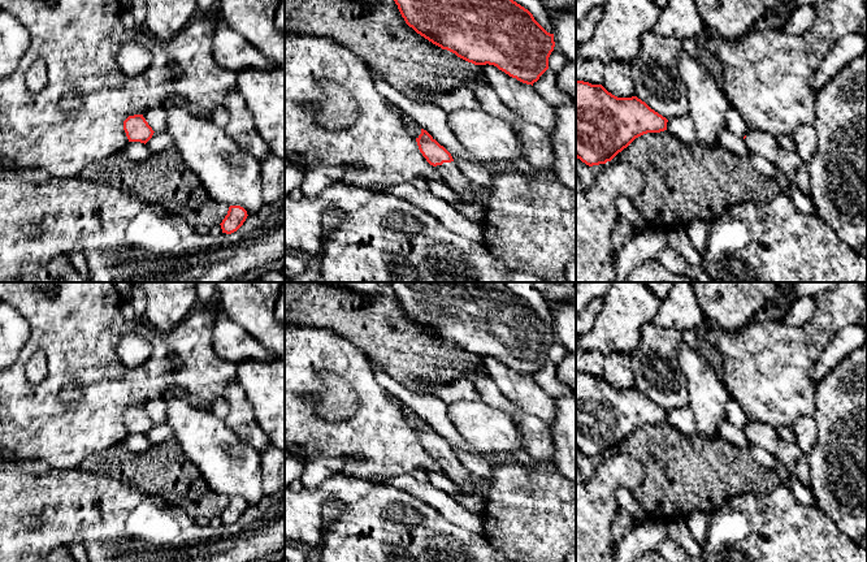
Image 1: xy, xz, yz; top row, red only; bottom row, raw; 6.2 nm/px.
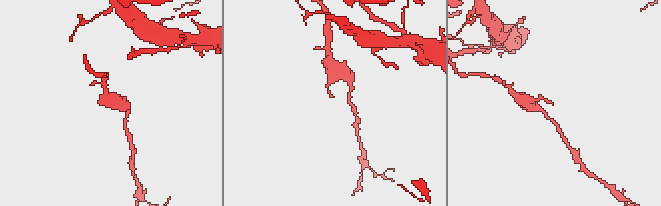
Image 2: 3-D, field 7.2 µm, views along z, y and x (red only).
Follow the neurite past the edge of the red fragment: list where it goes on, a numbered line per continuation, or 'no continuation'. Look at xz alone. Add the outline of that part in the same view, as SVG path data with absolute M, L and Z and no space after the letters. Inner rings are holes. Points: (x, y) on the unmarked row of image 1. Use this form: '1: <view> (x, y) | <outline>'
1: xz (450, 465) | M455 453L443 454L435 459L442 472L446 474L455 485L459 485L465 494L472 492L471 472L464 467Z

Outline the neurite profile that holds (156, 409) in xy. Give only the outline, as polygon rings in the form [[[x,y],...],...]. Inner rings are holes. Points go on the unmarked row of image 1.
[[[162,398],[147,401],[143,408],[155,424],[166,423],[166,403]]]

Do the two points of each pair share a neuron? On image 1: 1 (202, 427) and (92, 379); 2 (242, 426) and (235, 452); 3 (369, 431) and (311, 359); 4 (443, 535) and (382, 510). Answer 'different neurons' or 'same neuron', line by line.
1: different neurons
2: different neurons
3: same neuron
4: same neuron

